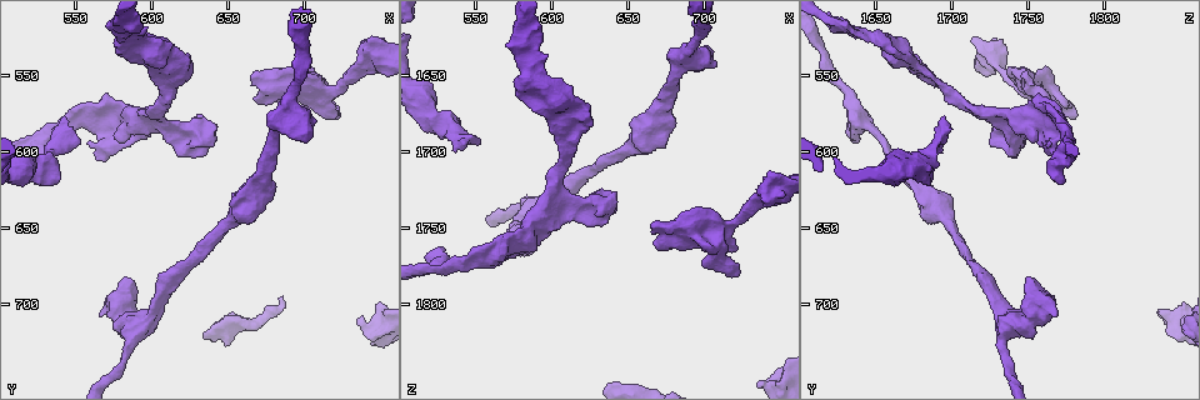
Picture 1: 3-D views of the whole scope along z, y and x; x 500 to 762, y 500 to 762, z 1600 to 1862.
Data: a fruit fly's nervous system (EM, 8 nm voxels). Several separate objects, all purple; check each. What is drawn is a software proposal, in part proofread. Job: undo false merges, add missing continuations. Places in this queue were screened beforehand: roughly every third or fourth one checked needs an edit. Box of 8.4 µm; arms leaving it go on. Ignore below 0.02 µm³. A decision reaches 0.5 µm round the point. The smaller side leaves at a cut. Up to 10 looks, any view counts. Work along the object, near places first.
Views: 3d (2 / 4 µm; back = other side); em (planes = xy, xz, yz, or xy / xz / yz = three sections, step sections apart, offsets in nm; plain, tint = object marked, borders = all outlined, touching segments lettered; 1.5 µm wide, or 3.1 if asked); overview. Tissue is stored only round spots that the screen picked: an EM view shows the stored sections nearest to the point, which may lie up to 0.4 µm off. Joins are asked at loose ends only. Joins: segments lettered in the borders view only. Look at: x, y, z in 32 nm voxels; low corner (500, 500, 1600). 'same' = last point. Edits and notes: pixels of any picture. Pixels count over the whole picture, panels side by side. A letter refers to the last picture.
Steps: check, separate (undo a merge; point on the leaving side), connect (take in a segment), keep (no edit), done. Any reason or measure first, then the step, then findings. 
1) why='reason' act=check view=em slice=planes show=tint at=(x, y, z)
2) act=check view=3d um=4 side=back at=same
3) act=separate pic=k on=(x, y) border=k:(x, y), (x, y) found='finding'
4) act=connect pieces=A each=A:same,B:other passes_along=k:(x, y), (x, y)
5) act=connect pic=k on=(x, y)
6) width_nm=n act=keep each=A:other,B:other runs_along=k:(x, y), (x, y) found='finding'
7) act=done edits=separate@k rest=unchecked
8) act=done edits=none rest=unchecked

why='free end' act=check view=em slice=yz step=8 show=borders at=(542, 578, 1696)

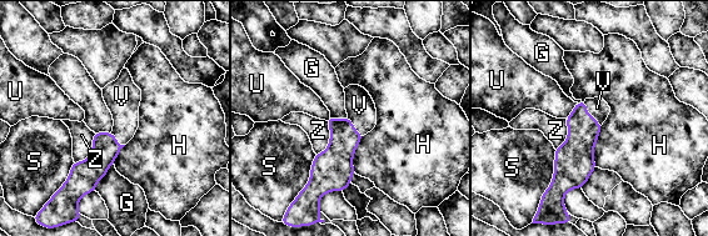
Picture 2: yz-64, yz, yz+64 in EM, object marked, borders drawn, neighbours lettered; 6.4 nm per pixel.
act=connect pieces=V each=G:other,H:other,S:other,U:other,V:same,Z:other passes_along=2:(583, 130), (588, 113), (597, 108) found='it goes on there'

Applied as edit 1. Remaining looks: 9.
act=check view=overview

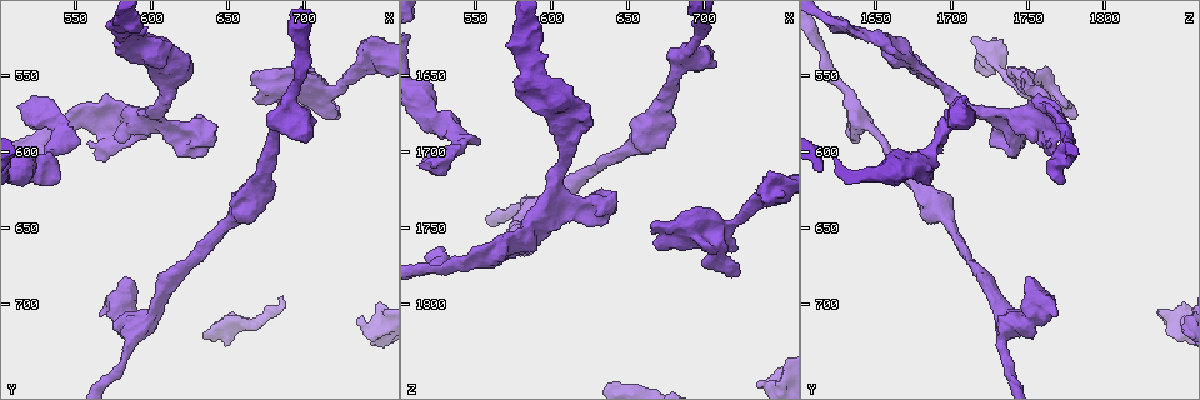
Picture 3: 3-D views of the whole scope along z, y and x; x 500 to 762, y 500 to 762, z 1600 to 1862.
why='an open end' act=check view=em slice=planes show=borders at=(566, 570, 1754)

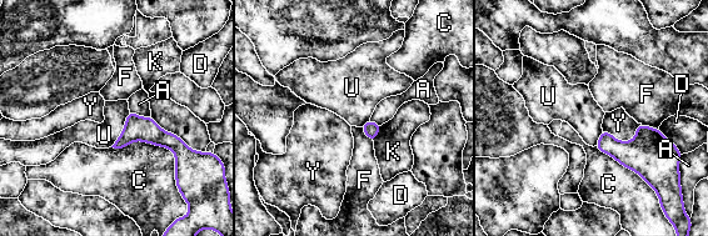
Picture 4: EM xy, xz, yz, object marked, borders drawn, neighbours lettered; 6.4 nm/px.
act=keep each=A:other,C:other,D:other,F:other,K:other,U:other,Y:other runs_along=4:(118, 144), (155, 135), (189, 154) found='none of them fits'

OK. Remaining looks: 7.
act=check view=em slice=xy step=8 show=plain at=(524, 620, 1772)

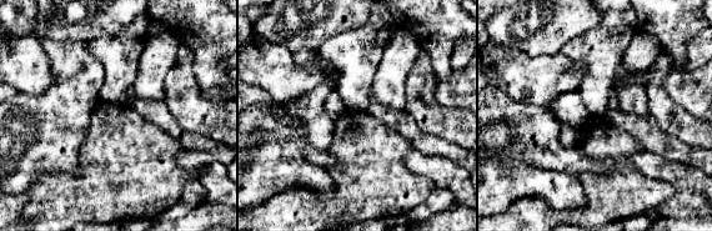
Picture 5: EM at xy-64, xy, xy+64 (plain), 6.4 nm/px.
why='see the neighbours' act=check view=em slice=xy step=8 show=borders at=same

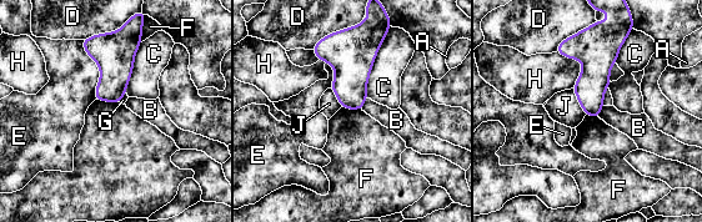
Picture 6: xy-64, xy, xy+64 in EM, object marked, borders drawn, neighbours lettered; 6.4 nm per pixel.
width_nm=180 longest_contact=C:440nm act=keep each=A:other,B:other,C:other,D:other,E:other,F:other,G:other,H:other,J:other found='none of them fits'

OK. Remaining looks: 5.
why='branch stops here' act=check view=em slice=planes show=borders at=(722, 574, 1764)

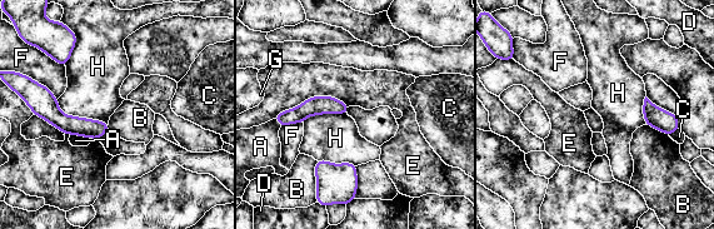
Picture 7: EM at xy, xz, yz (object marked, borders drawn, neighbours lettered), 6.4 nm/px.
act=keep each=A:other,B:other,C:other,D:other,E:other,F:other,G:other,H:other runs_along=7:(43, 90), (66, 124), (105, 127) found='no lettered segment goes on from it'

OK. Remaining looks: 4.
act=done edits=connect@2 rest=unchecked

